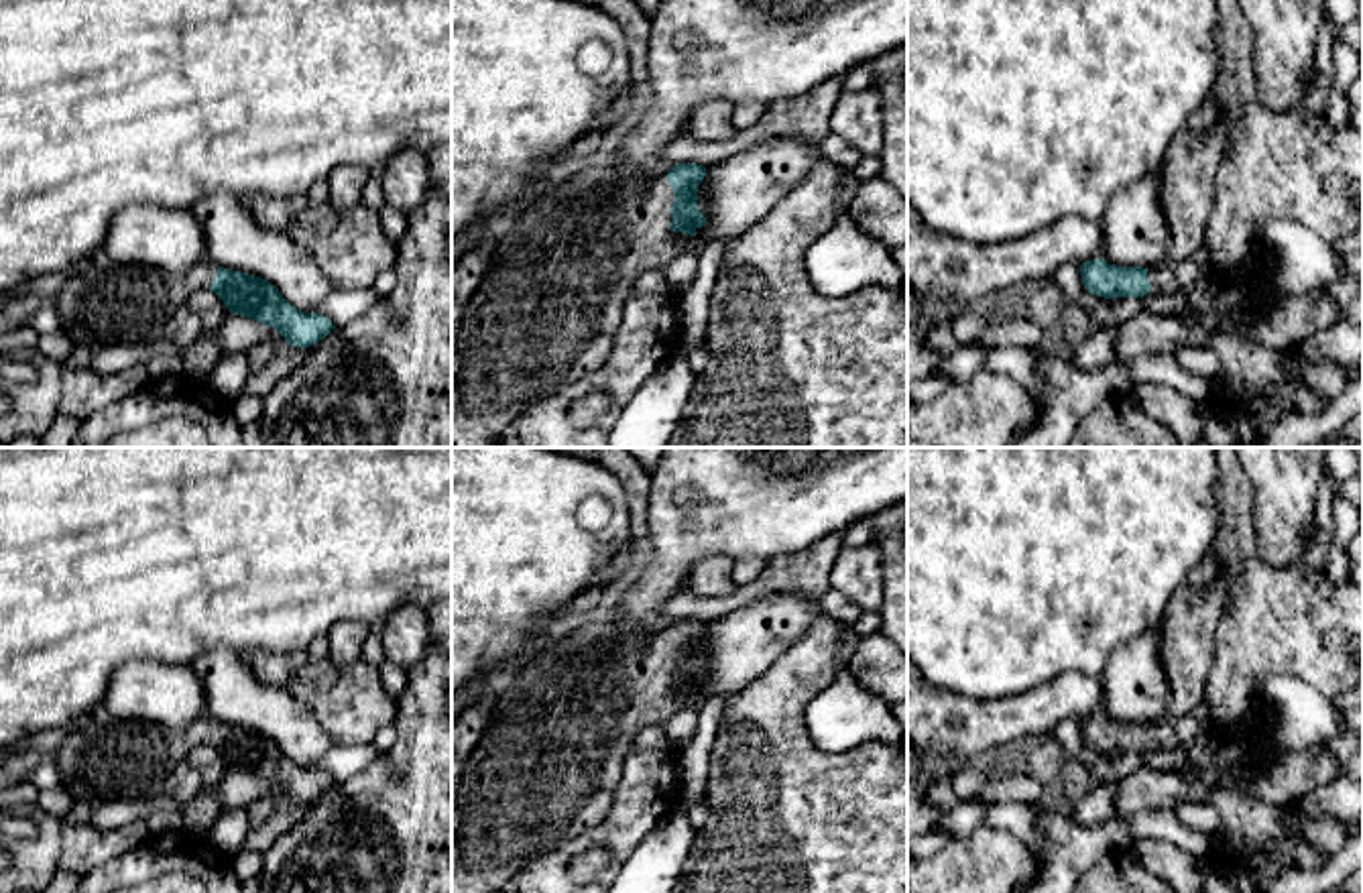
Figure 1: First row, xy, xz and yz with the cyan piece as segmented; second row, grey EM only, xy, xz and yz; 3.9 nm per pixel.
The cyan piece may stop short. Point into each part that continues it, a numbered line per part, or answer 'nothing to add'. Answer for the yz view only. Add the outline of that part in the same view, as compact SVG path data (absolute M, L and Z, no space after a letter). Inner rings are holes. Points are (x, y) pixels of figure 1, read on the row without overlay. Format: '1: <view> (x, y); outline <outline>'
1: yz (1164, 737); outline M1162 718L1158 722L1147 724L1147 734L1149 734L1149 749L1153 751L1172 751L1178 745L1178 722L1170 718Z

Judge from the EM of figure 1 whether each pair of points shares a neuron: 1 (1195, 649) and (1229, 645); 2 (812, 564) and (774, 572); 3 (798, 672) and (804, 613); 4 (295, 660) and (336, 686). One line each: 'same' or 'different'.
1: different
2: same
3: different
4: different

